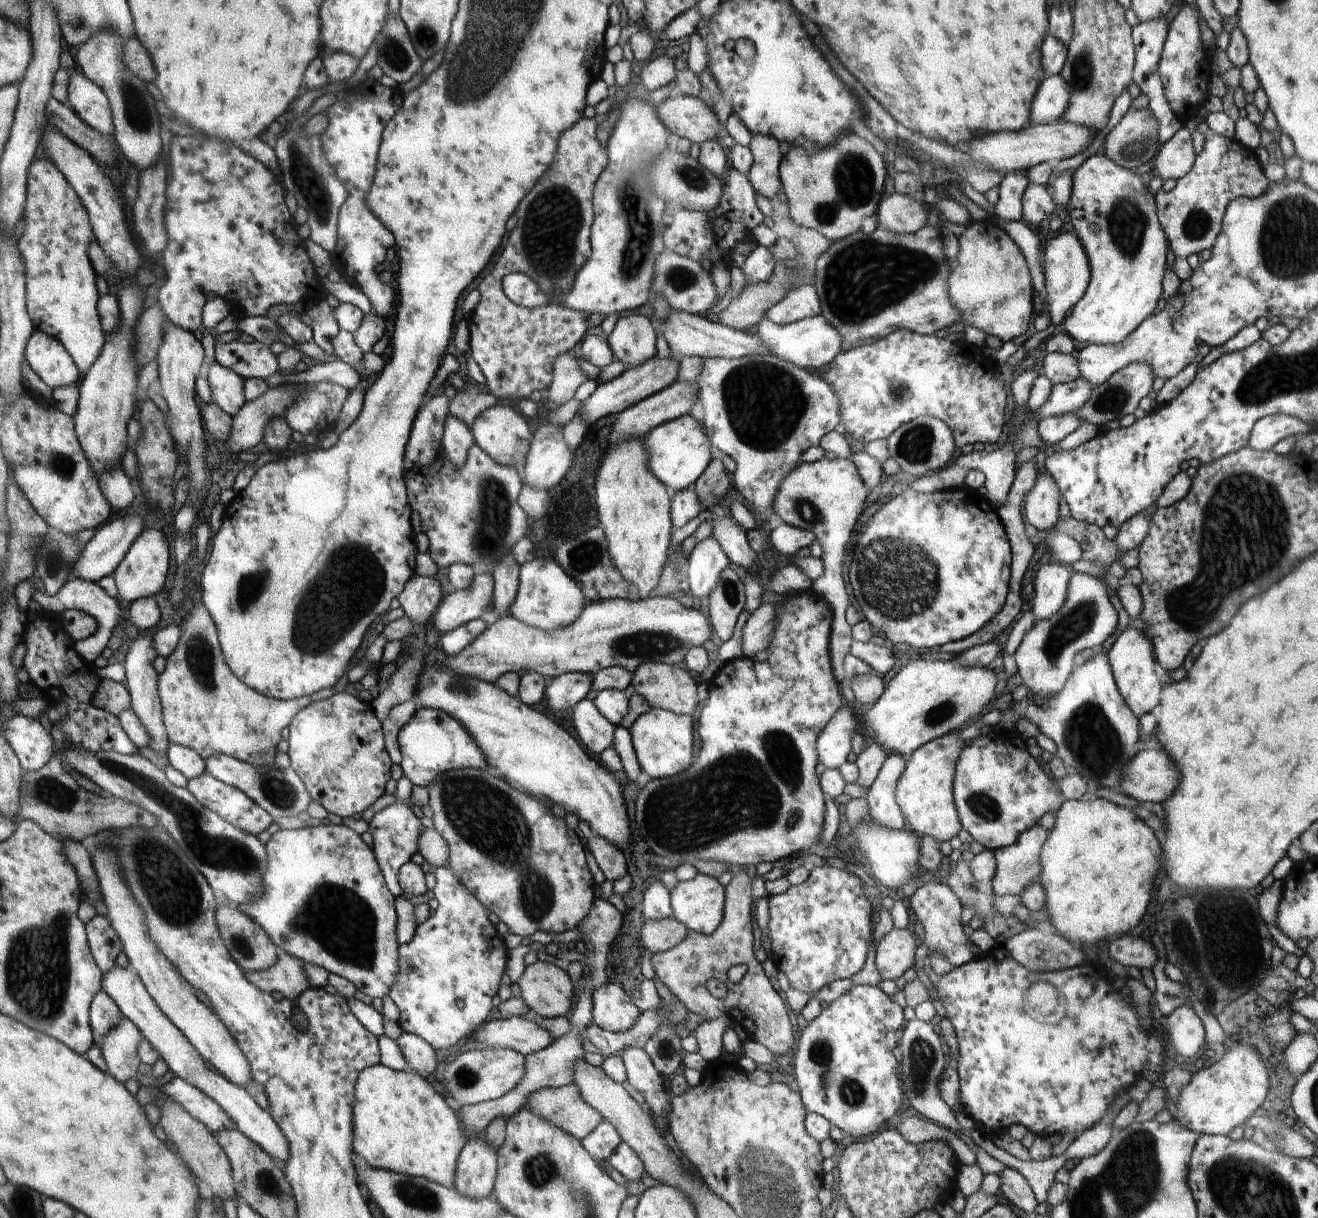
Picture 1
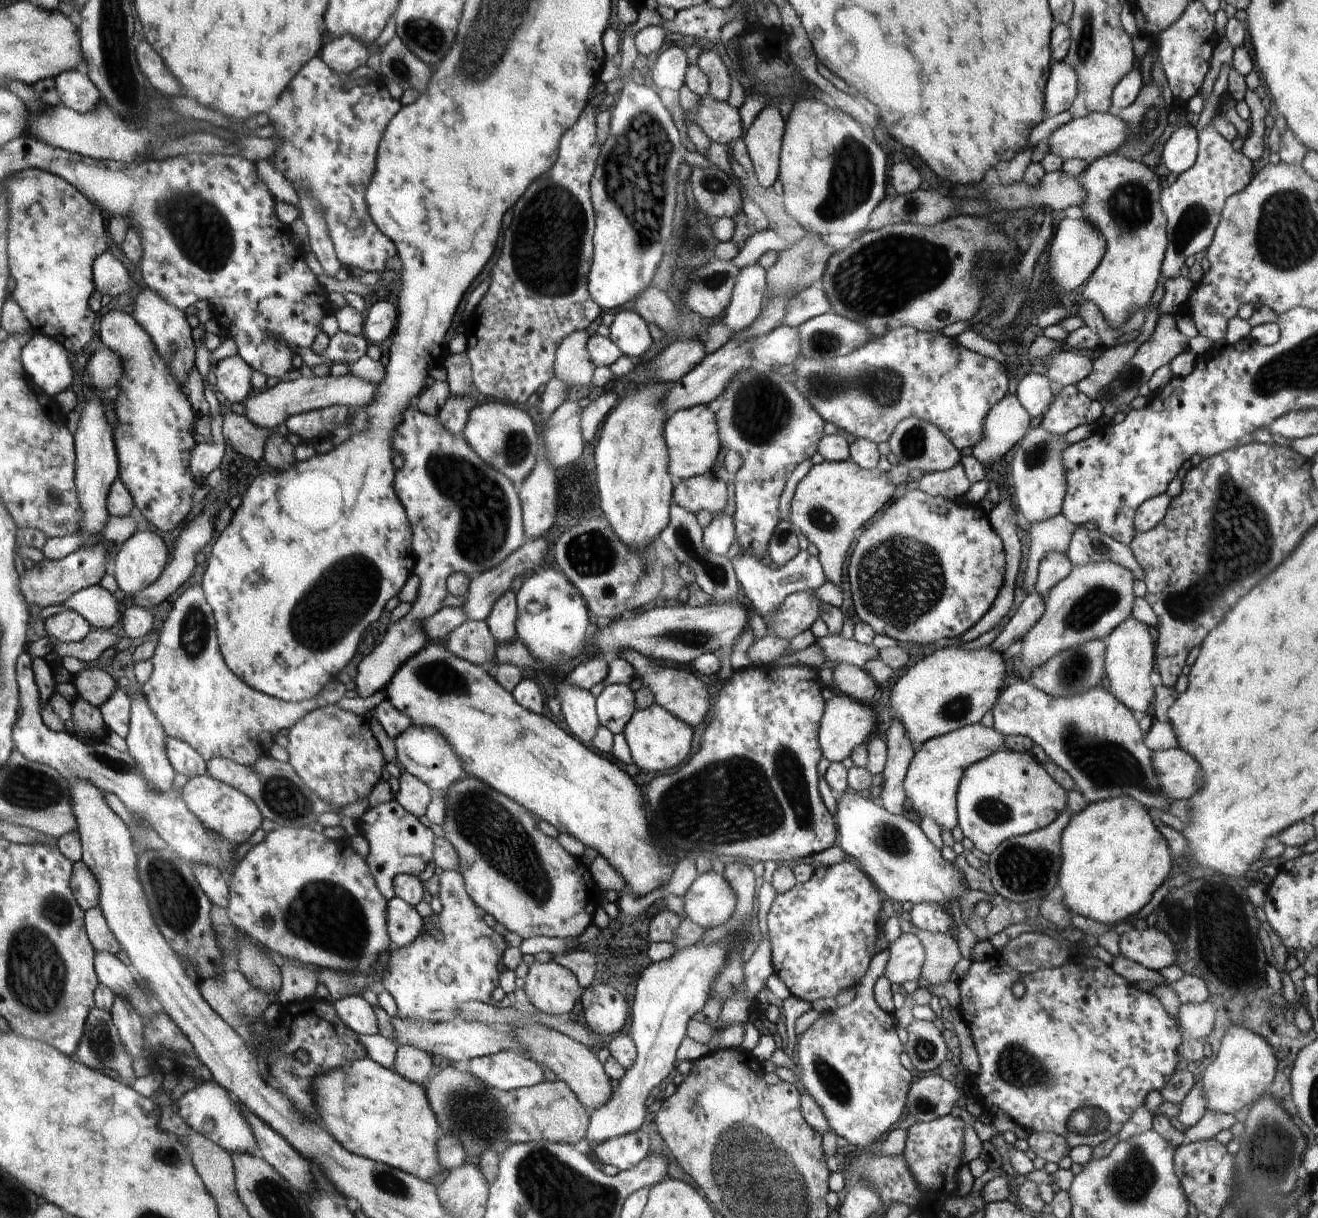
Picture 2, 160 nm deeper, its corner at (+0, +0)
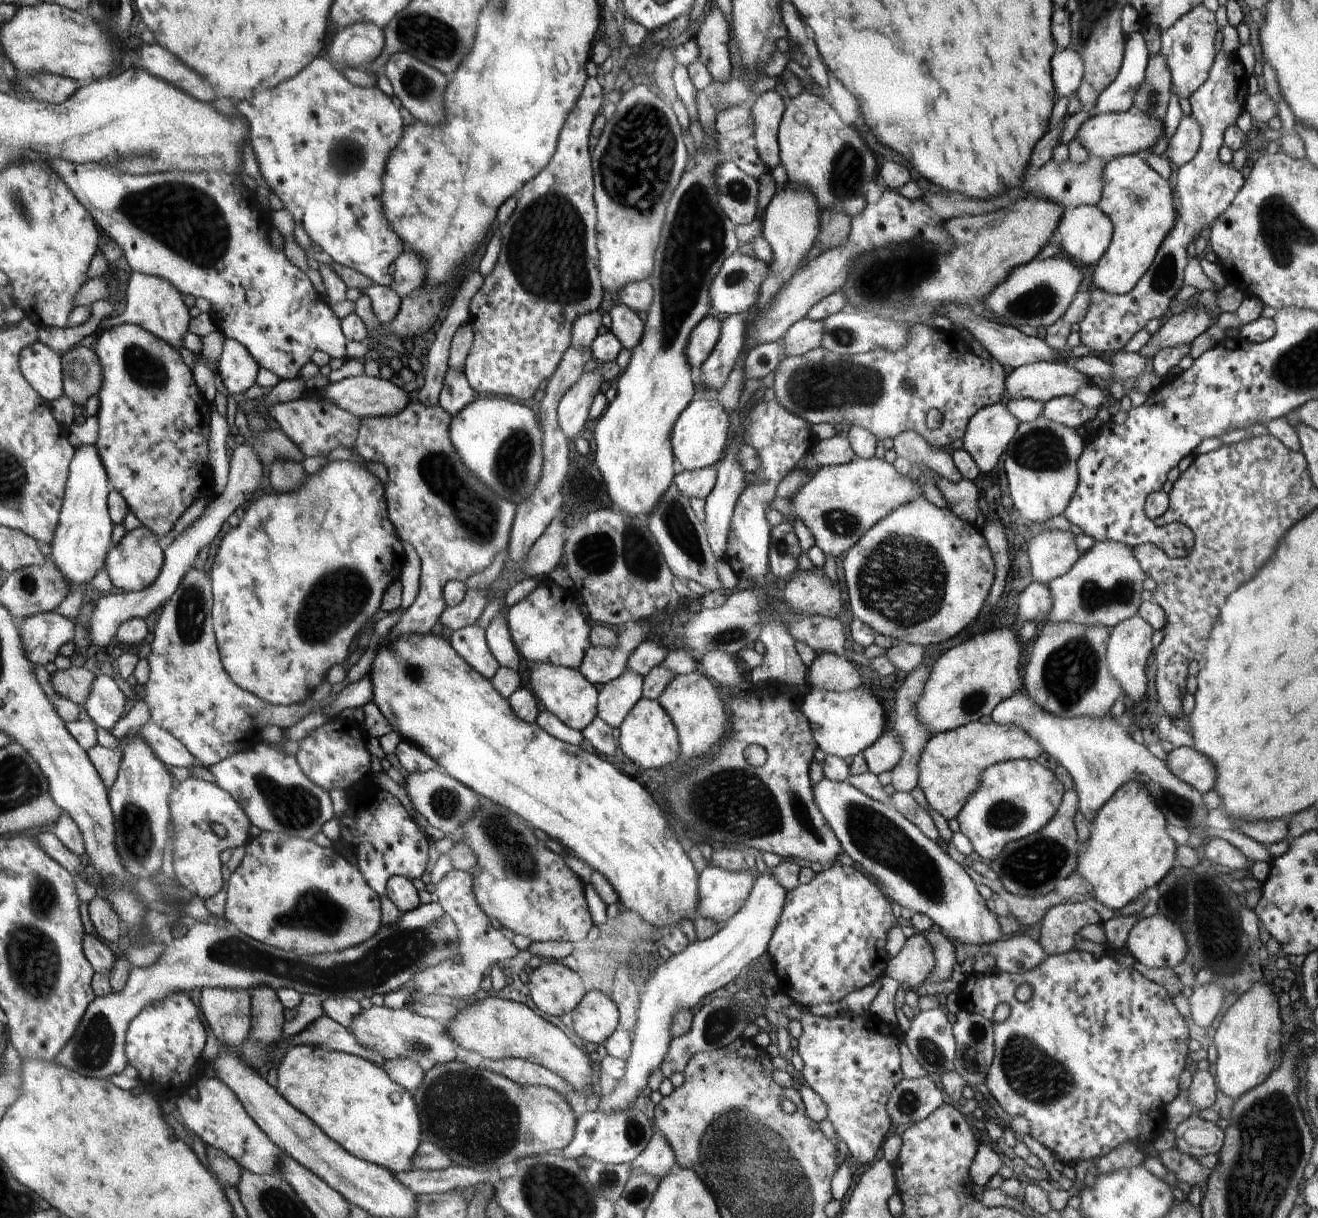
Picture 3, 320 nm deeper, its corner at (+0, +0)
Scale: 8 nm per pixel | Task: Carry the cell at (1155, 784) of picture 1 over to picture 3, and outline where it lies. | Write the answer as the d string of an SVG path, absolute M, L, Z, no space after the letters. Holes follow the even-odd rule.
M1178 747L1167 754L1167 767L1201 795L1215 788L1217 770L1213 762L1194 747Z

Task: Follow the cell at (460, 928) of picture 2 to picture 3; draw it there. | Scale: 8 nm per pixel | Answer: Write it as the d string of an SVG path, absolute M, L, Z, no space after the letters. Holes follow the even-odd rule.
M458 869L450 870L444 874L440 882L433 889L438 895L438 903L442 905L447 913L452 917L453 921L457 925L458 940L459 940L459 956L462 957L461 963L455 963L454 960L444 961L442 964L434 965L427 968L417 975L414 975L413 982L410 986L415 987L415 991L410 994L410 1000L406 1008L409 1008L409 1004L413 1003L416 999L420 999L422 995L438 995L450 1000L466 1001L470 996L474 996L474 992L480 988L480 980L484 974L488 974L491 971L493 964L496 962L508 962L513 959L518 953L521 953L512 939L506 938L502 932L496 930L496 927L490 926L489 915L481 908L481 905L477 903L476 893L473 889L473 875L469 872L464 872Z

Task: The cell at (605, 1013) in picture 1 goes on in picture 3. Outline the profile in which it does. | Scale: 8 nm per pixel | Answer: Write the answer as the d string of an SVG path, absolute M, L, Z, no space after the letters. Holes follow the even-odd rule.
M596 989L587 992L571 1014L572 1030L590 1044L606 1042L620 1026L620 1012L614 1000Z

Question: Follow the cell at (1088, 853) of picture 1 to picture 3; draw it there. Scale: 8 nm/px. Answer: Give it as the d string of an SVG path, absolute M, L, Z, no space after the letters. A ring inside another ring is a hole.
M1129 780L1104 803L1104 806L1096 813L1092 821L1092 830L1087 844L1080 849L1077 862L1078 873L1093 886L1093 901L1100 901L1102 904L1119 911L1126 904L1144 892L1149 886L1157 884L1166 876L1167 872L1174 866L1177 855L1177 844L1166 831L1167 820L1162 811L1154 802L1153 796L1138 783Z

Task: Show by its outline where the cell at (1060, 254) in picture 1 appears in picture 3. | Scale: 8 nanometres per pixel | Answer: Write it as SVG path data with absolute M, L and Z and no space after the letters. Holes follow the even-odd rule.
M1080 205L1065 210L1056 230L1056 240L1062 252L1083 266L1094 266L1106 252L1113 237L1113 224L1098 205Z

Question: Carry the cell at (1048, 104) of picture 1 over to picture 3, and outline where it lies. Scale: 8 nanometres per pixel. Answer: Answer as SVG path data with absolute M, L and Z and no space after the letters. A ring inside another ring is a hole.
M1066 47L1052 58L1052 78L1058 98L1072 97L1083 77L1083 60L1074 47Z

